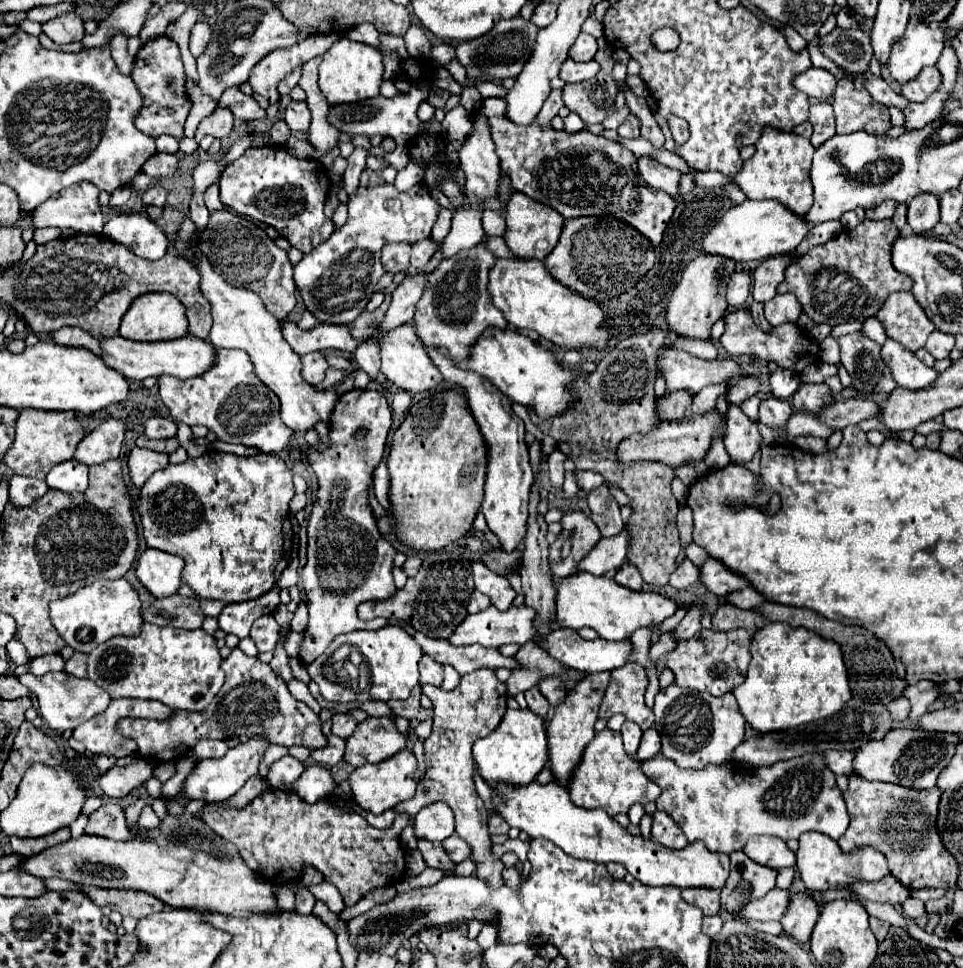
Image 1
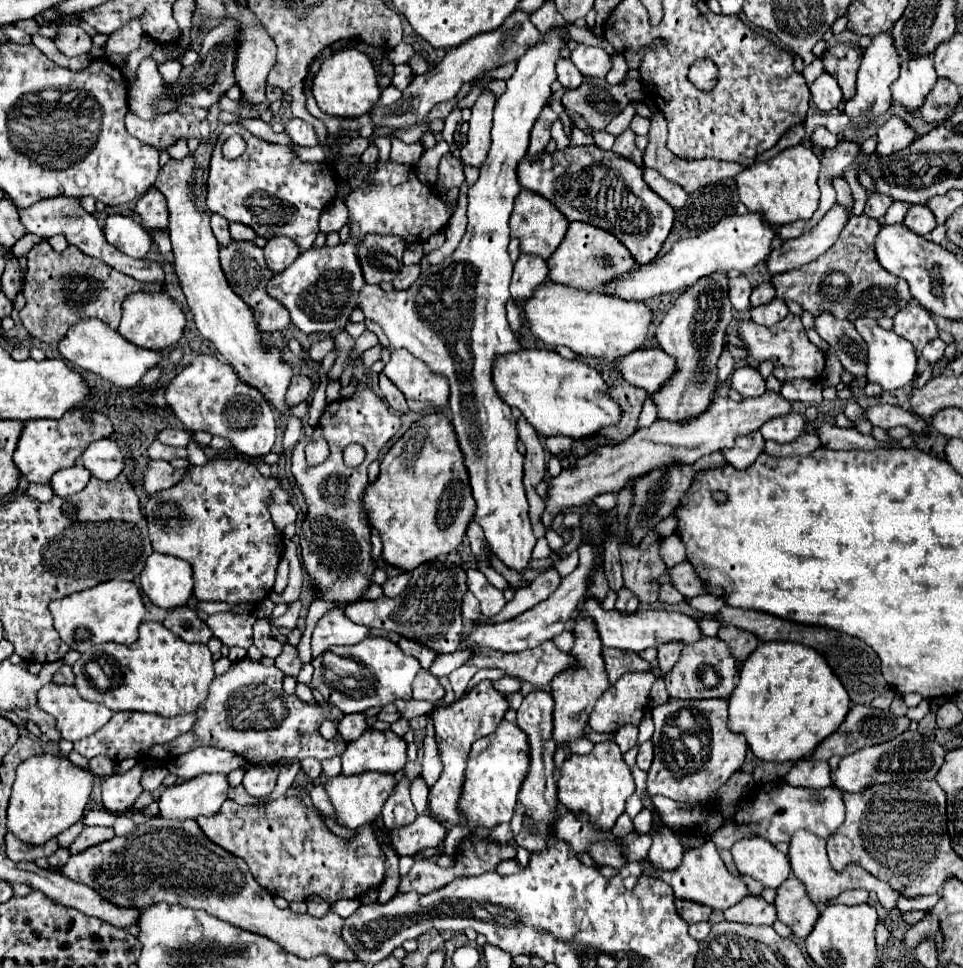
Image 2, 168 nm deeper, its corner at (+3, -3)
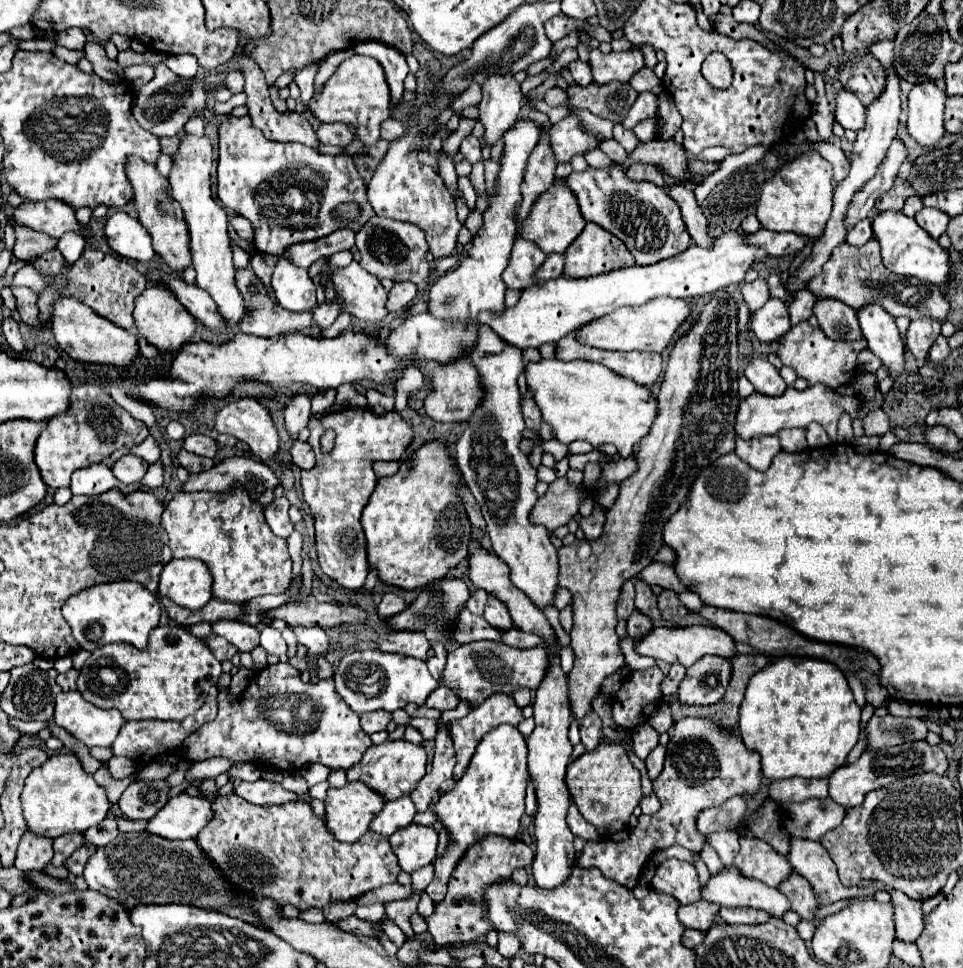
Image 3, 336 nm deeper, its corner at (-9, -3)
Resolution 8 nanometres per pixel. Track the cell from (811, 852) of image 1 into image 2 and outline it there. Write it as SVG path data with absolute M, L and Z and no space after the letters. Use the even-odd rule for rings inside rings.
M798 830L792 840L790 840L790 864L792 864L792 872L794 876L806 886L806 892L810 896L810 900L814 904L826 904L828 900L836 898L838 894L846 892L846 890L852 890L852 888L866 888L866 890L872 890L876 892L880 904L888 910L896 908L896 900L898 900L898 892L894 892L894 888L890 888L886 882L878 880L876 876L870 876L870 872L866 870L858 870L854 864L852 866L846 866L842 872L834 872L834 868L830 866L830 860L828 860L828 854L826 854L826 840L814 836L812 832L806 832L806 830Z

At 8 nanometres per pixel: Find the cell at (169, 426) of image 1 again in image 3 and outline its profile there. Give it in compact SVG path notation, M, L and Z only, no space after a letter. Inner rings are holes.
M190 434L188 438L184 438L184 450L198 454L198 456L206 456L206 458L214 458L218 444L212 436L204 436L204 434Z

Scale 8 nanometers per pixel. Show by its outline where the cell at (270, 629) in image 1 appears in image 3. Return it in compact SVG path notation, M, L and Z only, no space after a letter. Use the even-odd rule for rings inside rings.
M264 628L260 632L260 646L268 652L268 654L276 654L276 656L284 656L286 654L286 642L282 638L282 634L274 628Z

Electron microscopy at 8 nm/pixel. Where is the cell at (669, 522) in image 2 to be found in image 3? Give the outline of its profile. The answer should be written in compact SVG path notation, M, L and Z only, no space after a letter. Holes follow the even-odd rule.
M648 564L648 566L638 574L638 578L640 578L640 580L646 580L646 584L650 584L650 586L662 586L662 588L674 590L674 592L688 590L688 588L684 588L684 584L678 580L674 568L668 566L668 564Z

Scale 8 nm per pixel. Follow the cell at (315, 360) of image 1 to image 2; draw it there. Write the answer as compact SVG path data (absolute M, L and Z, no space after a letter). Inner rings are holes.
M294 374L292 382L290 382L290 388L288 388L288 394L286 394L286 402L290 406L296 406L298 402L308 400L312 388L314 388L314 382L312 382L310 376L306 376L306 374Z

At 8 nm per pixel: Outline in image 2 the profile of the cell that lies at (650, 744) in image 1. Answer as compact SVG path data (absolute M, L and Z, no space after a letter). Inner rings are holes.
M648 740L648 742L642 742L640 746L638 746L638 766L642 768L642 770L648 770L650 768L650 764L652 764L652 756L654 756L654 752L652 752L652 742Z

